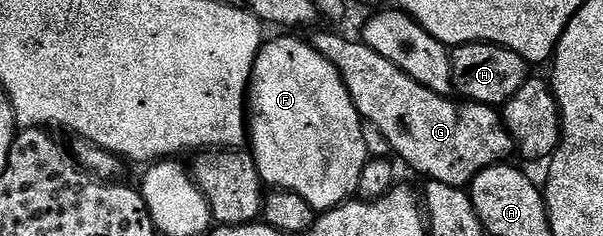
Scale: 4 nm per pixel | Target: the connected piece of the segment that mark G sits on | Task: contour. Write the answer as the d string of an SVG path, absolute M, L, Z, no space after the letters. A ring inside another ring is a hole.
M327 32L331 33L313 37L315 50L337 67L360 117L391 144L400 162L403 160L419 173L428 173L430 180L461 189L470 186L481 171L512 156L511 136L498 108L469 100L460 103L437 95L429 87L409 79L409 75L393 67L389 59L377 55L362 40L350 41L338 37L335 34L338 32Z

